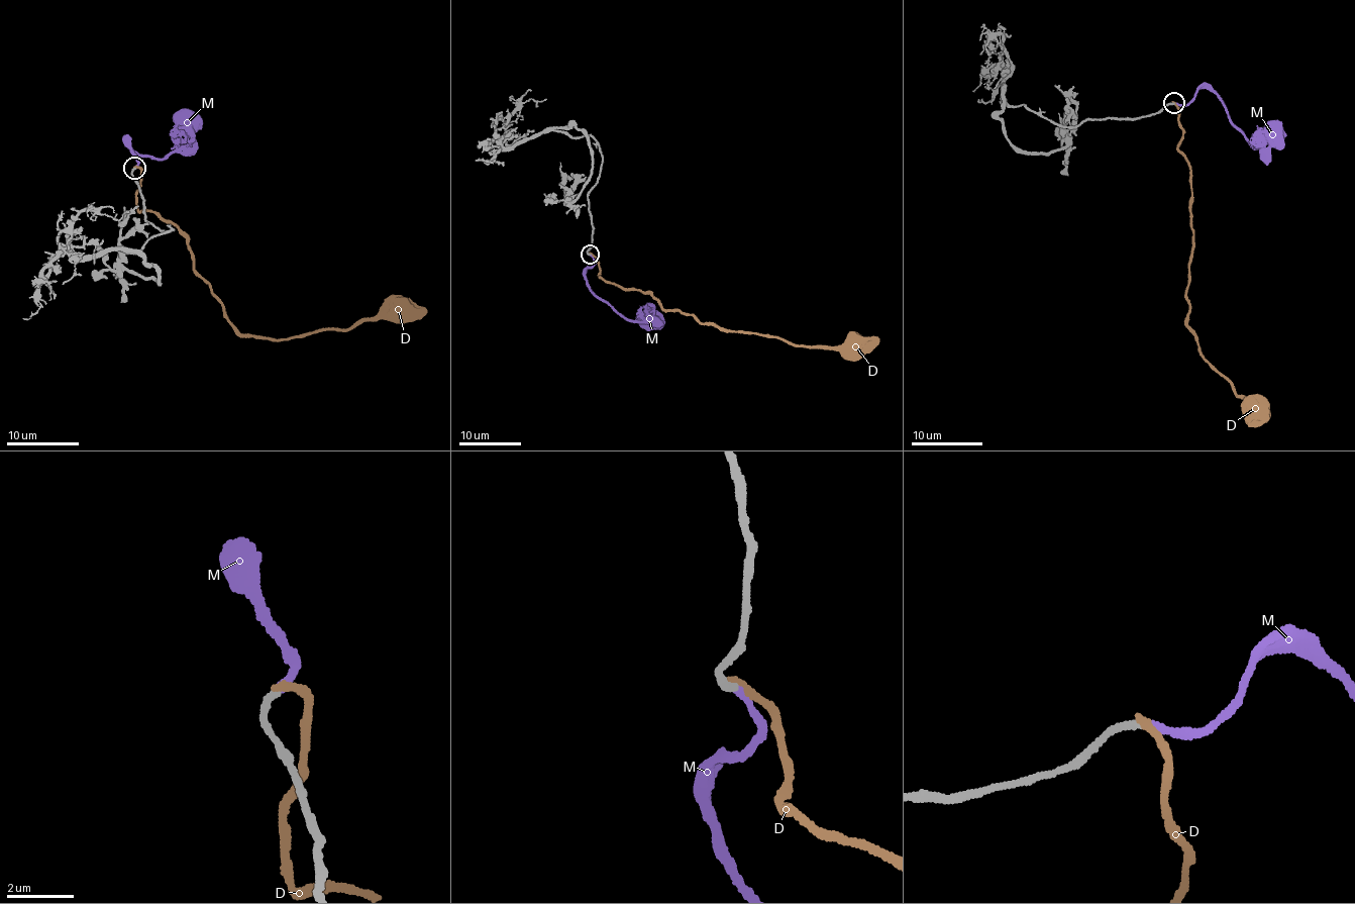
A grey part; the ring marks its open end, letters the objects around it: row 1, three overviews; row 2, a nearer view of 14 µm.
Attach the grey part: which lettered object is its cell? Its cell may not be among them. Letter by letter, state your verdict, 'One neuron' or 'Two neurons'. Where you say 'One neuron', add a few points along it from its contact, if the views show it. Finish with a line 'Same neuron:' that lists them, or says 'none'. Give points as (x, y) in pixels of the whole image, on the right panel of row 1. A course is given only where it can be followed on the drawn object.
D: Two neurons
M: One neuron. Its course: (1174, 103), (1189, 104), (1200, 88), (1209, 87), (1251, 144), (1259, 148), (1274, 134)
Same neuron: M

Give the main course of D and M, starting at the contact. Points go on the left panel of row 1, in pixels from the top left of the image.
D: (135, 169), (138, 210), (186, 238), (193, 271), (240, 333), (284, 338), (354, 328), (400, 320), (401, 308)
M: (133, 168), (136, 161), (123, 139), (138, 154), (160, 159), (180, 145), (190, 126), (188, 121)

